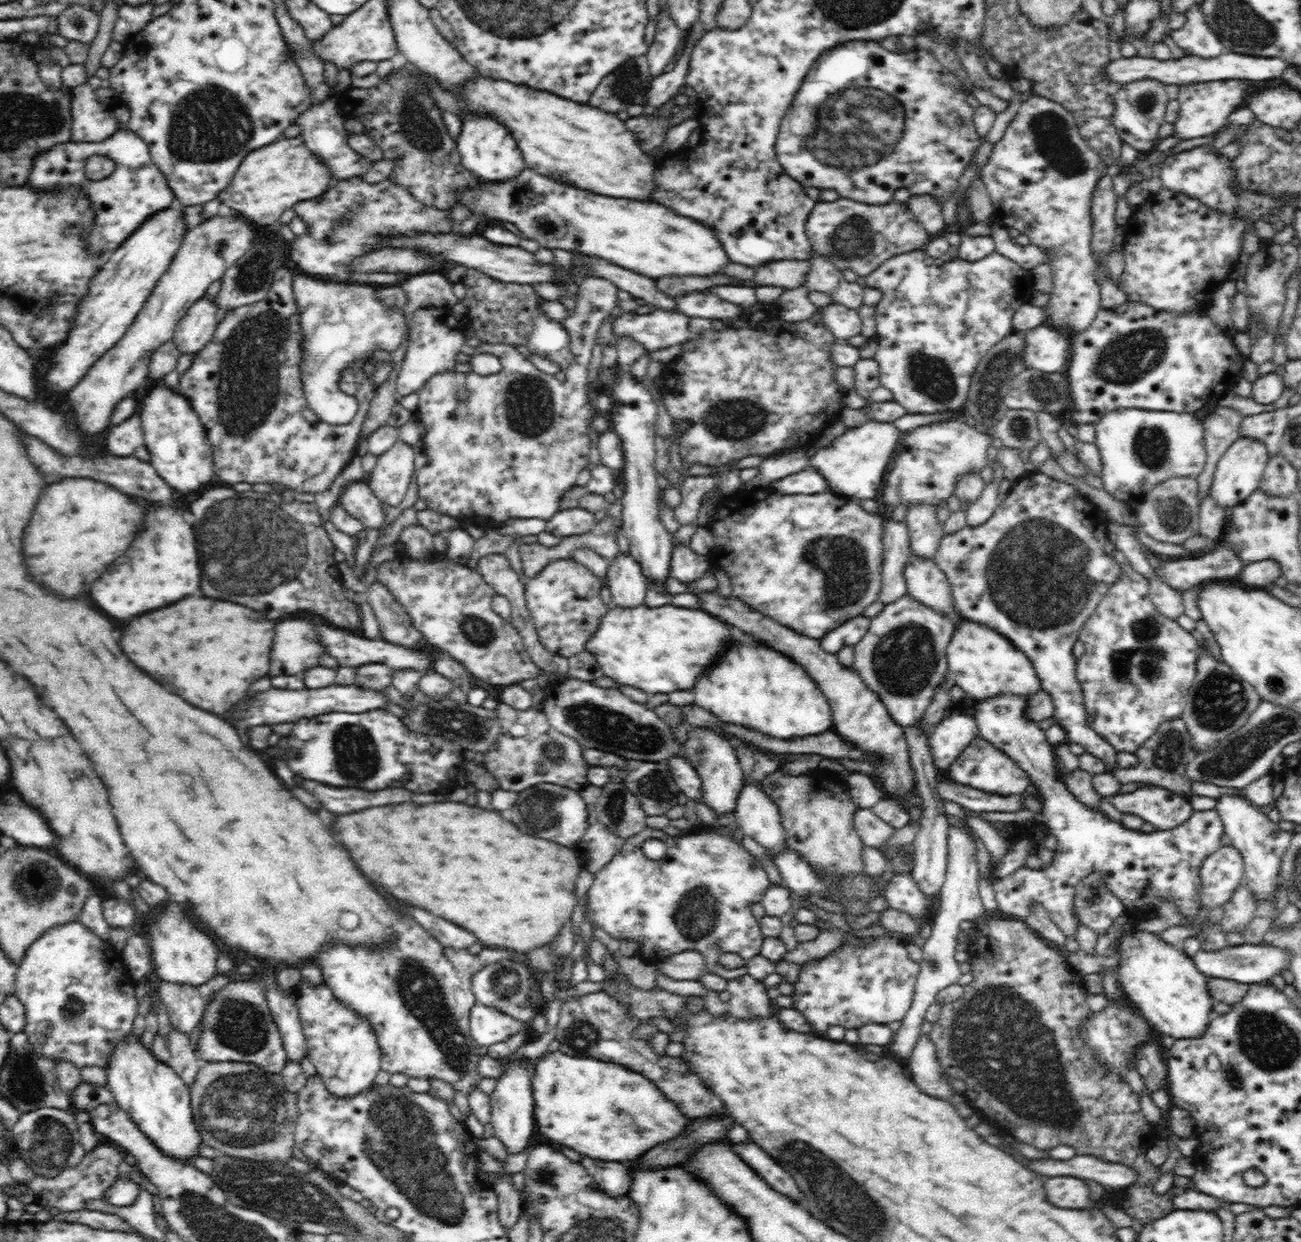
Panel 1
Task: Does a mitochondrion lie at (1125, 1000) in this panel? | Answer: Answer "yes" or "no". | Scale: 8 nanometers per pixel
no

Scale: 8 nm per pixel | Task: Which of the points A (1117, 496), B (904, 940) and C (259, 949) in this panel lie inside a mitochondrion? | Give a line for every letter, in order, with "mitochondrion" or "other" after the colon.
A: other
B: other
C: other

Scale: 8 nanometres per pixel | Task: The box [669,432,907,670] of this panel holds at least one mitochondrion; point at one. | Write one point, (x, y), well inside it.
(842, 562)

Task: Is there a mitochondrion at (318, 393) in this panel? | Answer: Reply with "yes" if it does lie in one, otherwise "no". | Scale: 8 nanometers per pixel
no

